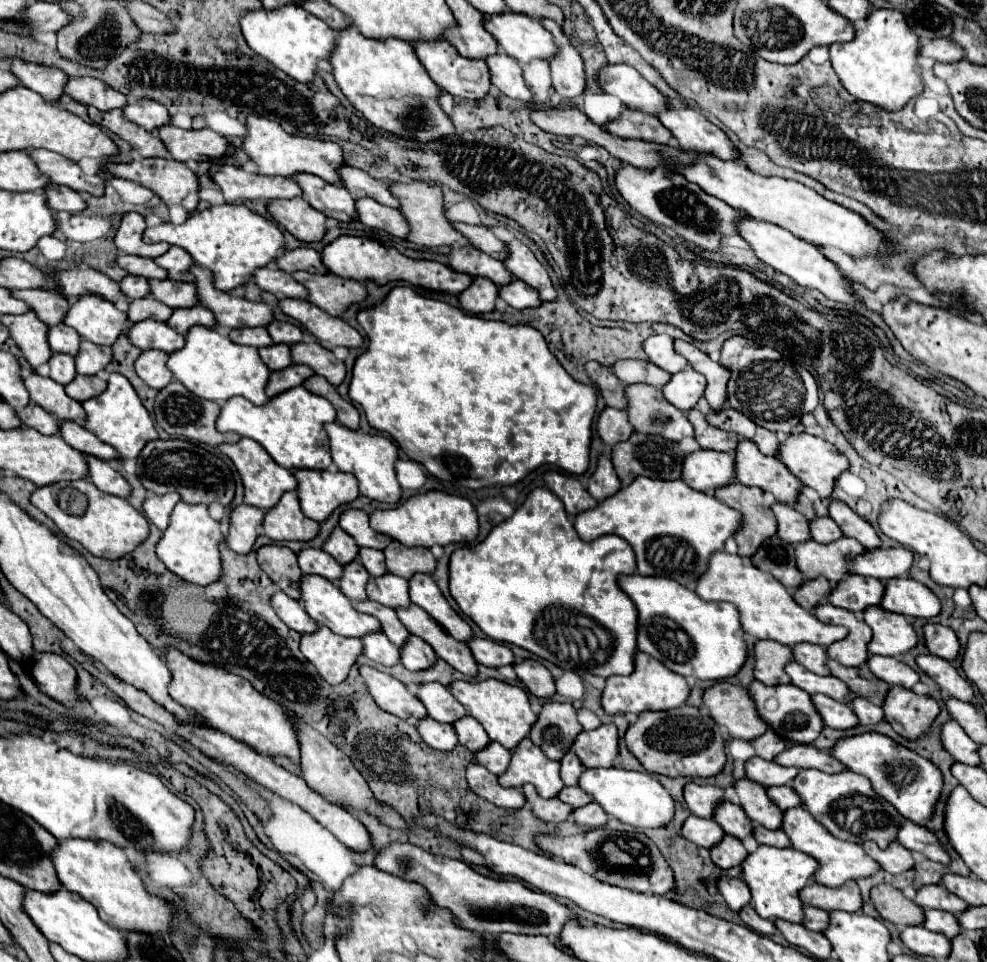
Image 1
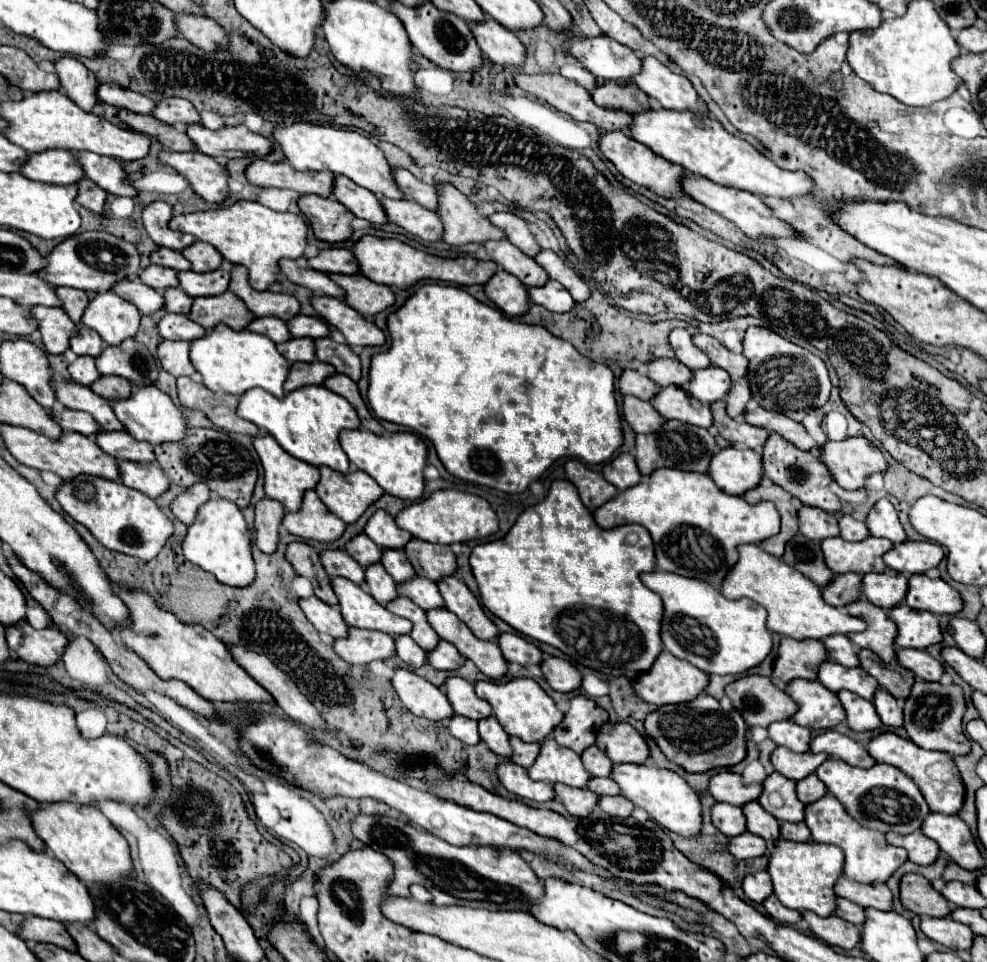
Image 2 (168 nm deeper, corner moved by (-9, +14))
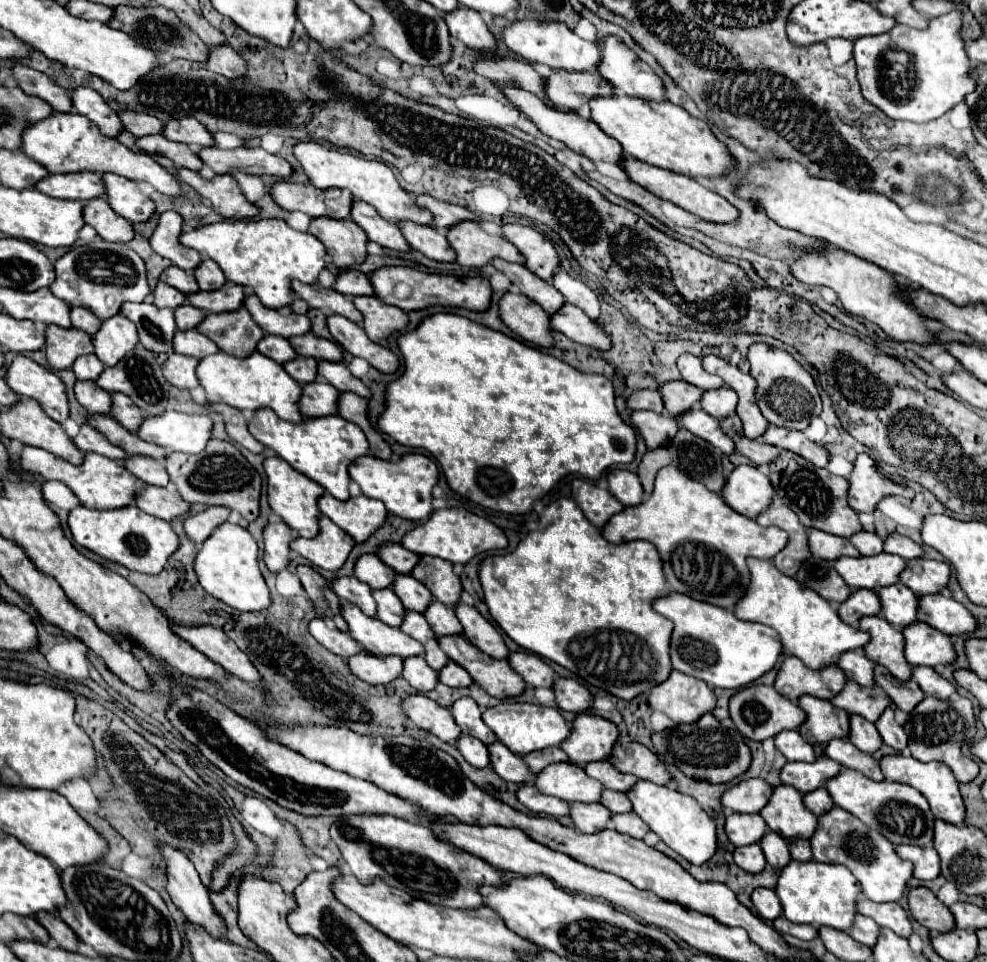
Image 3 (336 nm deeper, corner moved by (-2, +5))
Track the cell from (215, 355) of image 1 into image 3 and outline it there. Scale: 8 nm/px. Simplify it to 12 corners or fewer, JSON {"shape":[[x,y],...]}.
{"shape":[[223,351],[197,365],[209,403],[299,423],[301,385],[273,359]]}

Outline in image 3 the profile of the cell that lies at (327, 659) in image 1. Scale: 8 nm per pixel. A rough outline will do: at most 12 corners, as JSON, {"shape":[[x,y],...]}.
{"shape":[[359,651],[347,663],[371,685],[387,685],[403,669],[401,657]]}

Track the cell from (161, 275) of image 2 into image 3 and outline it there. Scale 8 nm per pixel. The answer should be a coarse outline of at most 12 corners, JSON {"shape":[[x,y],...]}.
{"shape":[[159,281],[153,289],[157,307],[179,307],[185,301],[181,291]]}

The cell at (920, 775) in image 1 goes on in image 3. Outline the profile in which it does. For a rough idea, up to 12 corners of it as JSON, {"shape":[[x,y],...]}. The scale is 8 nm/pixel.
{"shape":[[901,753],[879,761],[887,781],[915,787],[935,819],[963,823],[957,779],[943,763]]}

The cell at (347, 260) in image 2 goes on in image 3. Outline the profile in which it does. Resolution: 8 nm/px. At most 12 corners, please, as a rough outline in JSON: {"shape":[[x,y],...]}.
{"shape":[[353,269],[337,273],[333,289],[373,295],[369,277]]}

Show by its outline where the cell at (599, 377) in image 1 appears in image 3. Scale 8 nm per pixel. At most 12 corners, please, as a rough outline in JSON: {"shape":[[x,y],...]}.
{"shape":[[633,391],[627,397],[629,409],[665,409],[659,391]]}

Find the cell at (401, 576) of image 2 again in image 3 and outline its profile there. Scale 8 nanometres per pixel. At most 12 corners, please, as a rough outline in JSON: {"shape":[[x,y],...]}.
{"shape":[[397,573],[391,589],[405,609],[423,613],[433,601],[429,589],[411,575]]}

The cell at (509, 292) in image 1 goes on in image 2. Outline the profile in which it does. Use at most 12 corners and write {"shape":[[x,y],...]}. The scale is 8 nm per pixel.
{"shape":[[560,282],[530,288],[530,300],[556,314],[576,306]]}

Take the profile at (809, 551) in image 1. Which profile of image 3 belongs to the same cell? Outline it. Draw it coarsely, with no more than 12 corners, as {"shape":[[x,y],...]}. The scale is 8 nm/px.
{"shape":[[891,553],[841,557],[835,571],[851,589],[897,583],[905,559]]}

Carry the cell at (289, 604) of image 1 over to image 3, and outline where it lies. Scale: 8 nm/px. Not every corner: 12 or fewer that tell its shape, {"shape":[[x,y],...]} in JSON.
{"shape":[[315,617],[309,633],[329,651],[351,657],[361,645],[327,619]]}

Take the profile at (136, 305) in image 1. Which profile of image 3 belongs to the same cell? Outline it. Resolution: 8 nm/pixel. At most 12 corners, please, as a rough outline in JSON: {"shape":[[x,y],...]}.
{"shape":[[187,303],[175,309],[179,331],[193,329],[205,317],[205,311]]}

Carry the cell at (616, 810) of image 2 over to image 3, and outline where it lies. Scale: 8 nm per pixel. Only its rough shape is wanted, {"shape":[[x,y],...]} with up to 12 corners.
{"shape":[[633,811],[611,815],[611,827],[643,839],[649,827]]}

